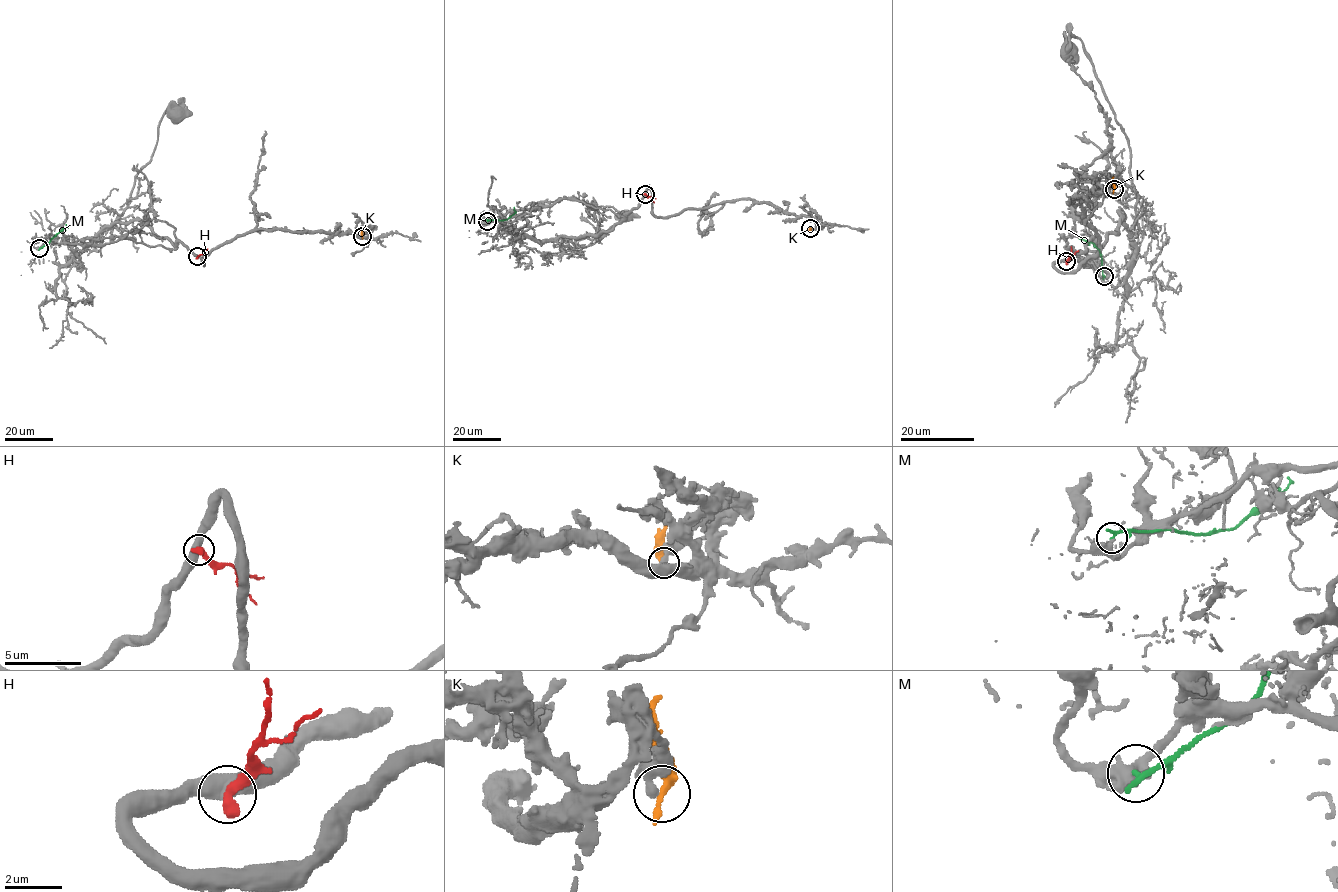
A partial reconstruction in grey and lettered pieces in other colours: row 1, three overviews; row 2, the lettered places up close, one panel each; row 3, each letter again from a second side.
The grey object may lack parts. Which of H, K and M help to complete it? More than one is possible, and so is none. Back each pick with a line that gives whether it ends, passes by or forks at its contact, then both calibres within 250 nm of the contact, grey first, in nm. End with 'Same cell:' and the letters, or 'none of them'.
Same cell: none of them

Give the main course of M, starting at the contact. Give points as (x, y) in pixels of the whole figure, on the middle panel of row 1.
M: (487, 221), (507, 219), (515, 213), (513, 207)

